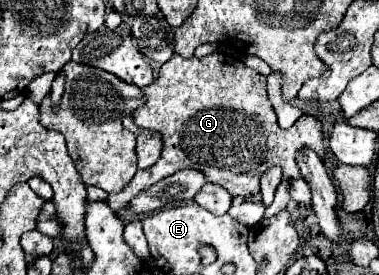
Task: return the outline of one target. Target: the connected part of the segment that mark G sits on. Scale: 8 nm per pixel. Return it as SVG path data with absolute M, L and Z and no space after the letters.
M212 53L202 59L174 55L160 67L158 79L142 87L142 93L146 103L134 109L132 117L138 127L162 135L162 157L150 169L136 171L126 189L108 197L108 205L114 211L124 209L140 191L186 167L198 169L208 183L222 185L234 197L254 197L260 193L262 173L272 165L284 169L284 179L300 177L296 153L302 147L324 157L320 121L304 115L290 129L280 129L266 95L266 77L224 53Z

